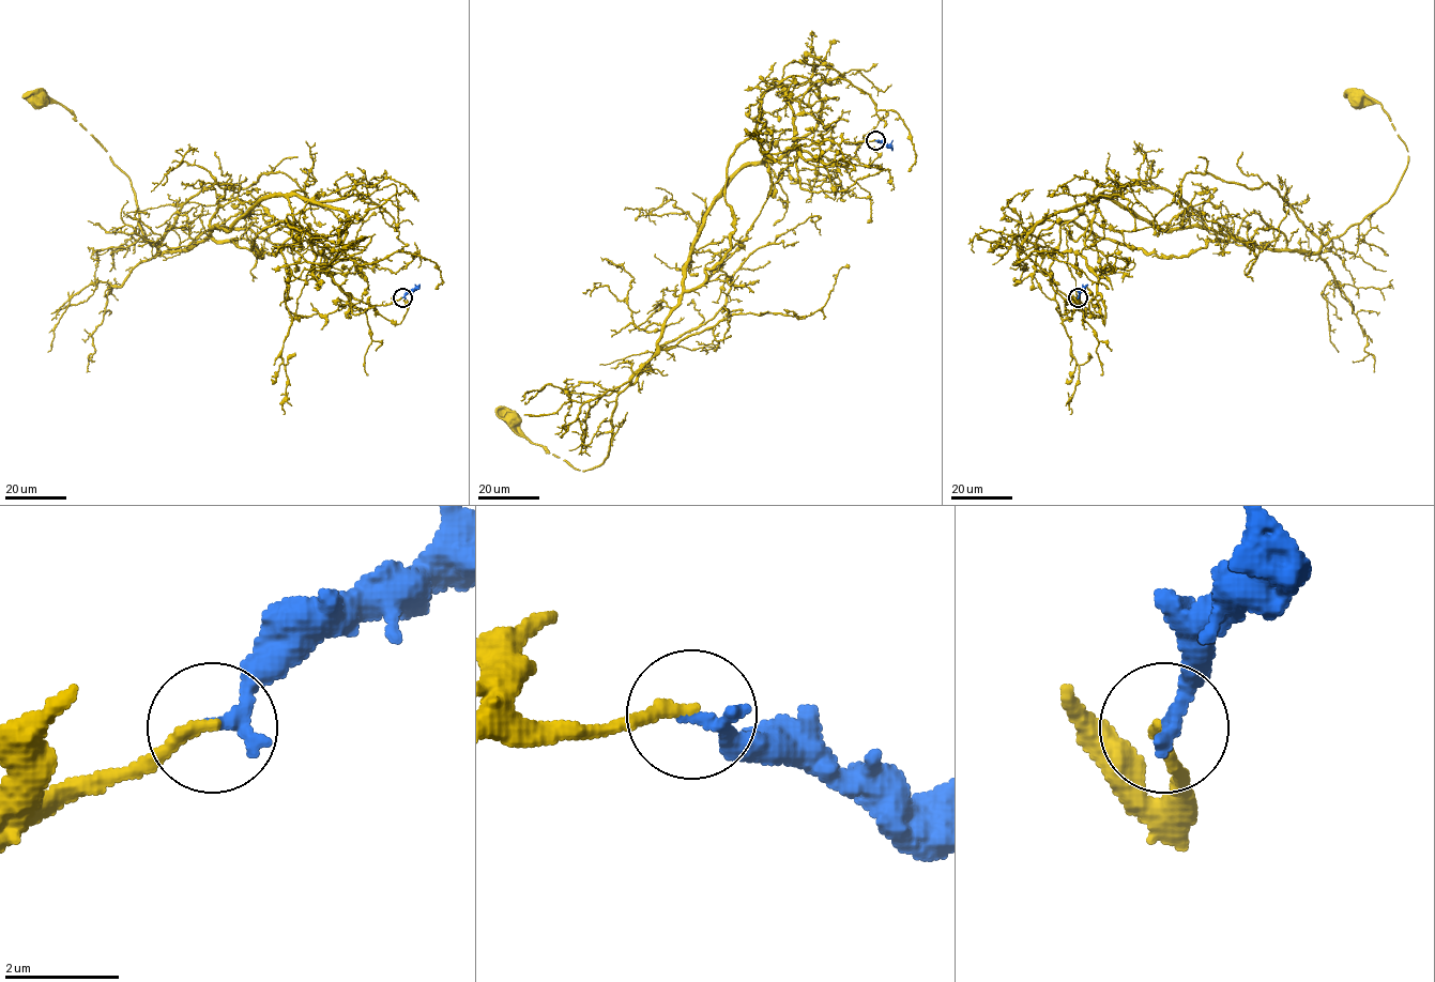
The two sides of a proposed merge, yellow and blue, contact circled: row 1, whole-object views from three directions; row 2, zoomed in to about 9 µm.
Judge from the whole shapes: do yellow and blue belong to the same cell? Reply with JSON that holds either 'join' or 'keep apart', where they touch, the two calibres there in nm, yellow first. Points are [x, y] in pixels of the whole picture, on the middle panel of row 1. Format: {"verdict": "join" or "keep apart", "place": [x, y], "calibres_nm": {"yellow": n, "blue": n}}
{"verdict": "join", "place": [875, 140], "calibres_nm": {"yellow": 220, "blue": 280}}

